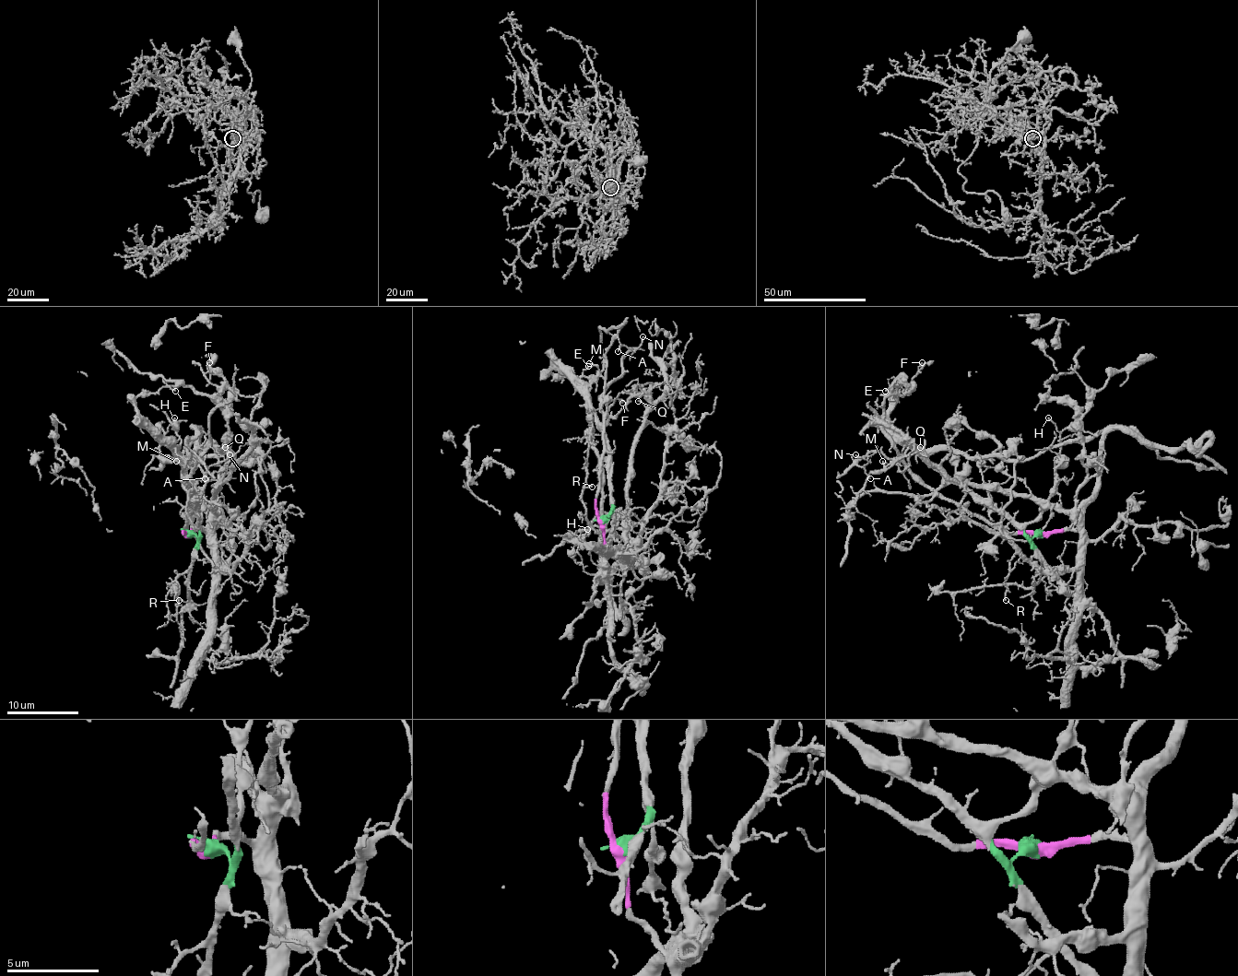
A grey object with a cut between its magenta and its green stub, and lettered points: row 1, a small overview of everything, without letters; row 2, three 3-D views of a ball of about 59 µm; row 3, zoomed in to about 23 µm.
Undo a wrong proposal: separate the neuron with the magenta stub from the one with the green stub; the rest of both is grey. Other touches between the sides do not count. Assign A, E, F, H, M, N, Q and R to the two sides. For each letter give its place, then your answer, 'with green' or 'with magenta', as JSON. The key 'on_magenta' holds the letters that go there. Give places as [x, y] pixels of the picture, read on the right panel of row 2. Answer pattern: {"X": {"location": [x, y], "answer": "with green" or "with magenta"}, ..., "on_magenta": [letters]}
{"A": {"location": [870, 478], "answer": "with green"}, "E": {"location": [885, 391], "answer": "with green"}, "F": {"location": [922, 362], "answer": "with magenta"}, "H": {"location": [1048, 417], "answer": "with green"}, "M": {"location": [882, 461], "answer": "with green"}, "N": {"location": [855, 454], "answer": "with green"}, "Q": {"location": [920, 447], "answer": "with magenta"}, "R": {"location": [1006, 600], "answer": "with green"}, "on_magenta": ["F", "Q"]}

